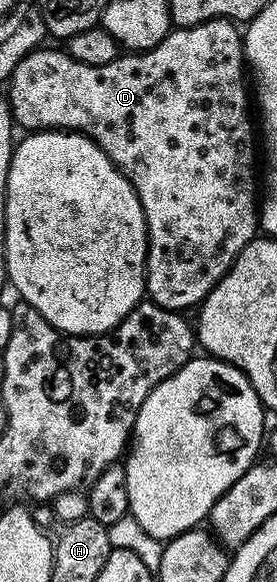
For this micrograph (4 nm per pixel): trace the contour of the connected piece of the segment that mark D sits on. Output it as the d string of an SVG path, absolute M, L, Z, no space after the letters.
M213 18L210 22L201 22L198 26L183 26L181 28L171 29L170 35L164 40L160 40L160 44L151 50L141 52L126 52L116 60L112 60L112 64L104 64L103 66L93 66L92 64L84 64L80 60L76 60L65 49L46 50L47 48L39 48L31 50L30 53L23 56L20 63L20 75L22 74L22 114L20 110L20 122L26 128L41 128L43 130L69 130L79 134L87 134L95 144L106 153L114 162L114 167L132 184L132 188L137 191L140 204L144 208L144 216L146 217L146 294L149 301L159 303L166 307L167 310L176 310L186 312L189 306L197 307L203 298L208 297L211 288L222 279L232 268L232 264L236 260L236 256L240 256L240 252L253 242L260 230L260 170L254 167L254 138L256 142L256 118L250 115L250 106L252 110L252 94L246 91L246 82L248 86L248 63L246 60L246 48L244 45L244 34L235 23L225 18Z

